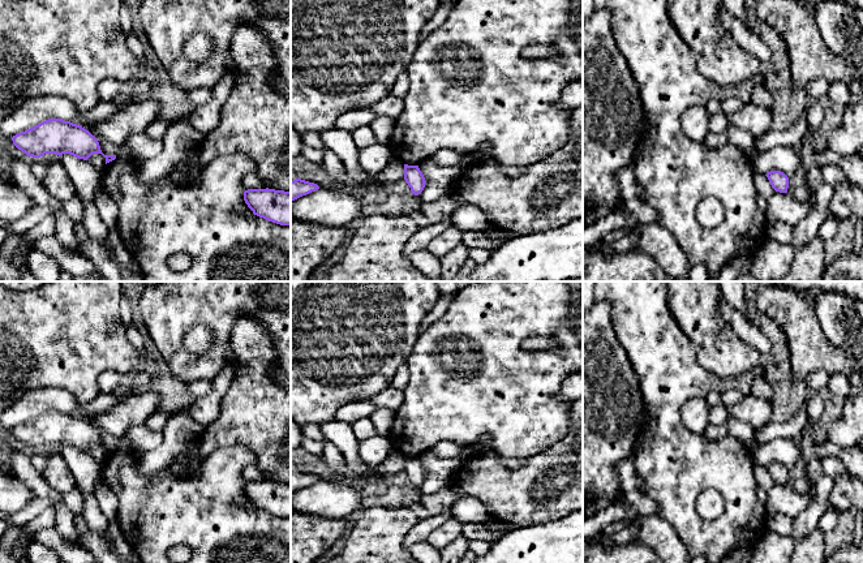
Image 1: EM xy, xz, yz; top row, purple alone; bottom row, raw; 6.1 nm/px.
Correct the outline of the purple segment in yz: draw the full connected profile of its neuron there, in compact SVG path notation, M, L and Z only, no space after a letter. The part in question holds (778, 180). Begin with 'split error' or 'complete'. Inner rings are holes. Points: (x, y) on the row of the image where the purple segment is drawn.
complete; M770 171L765 175L776 192L787 193L789 177L781 171Z

